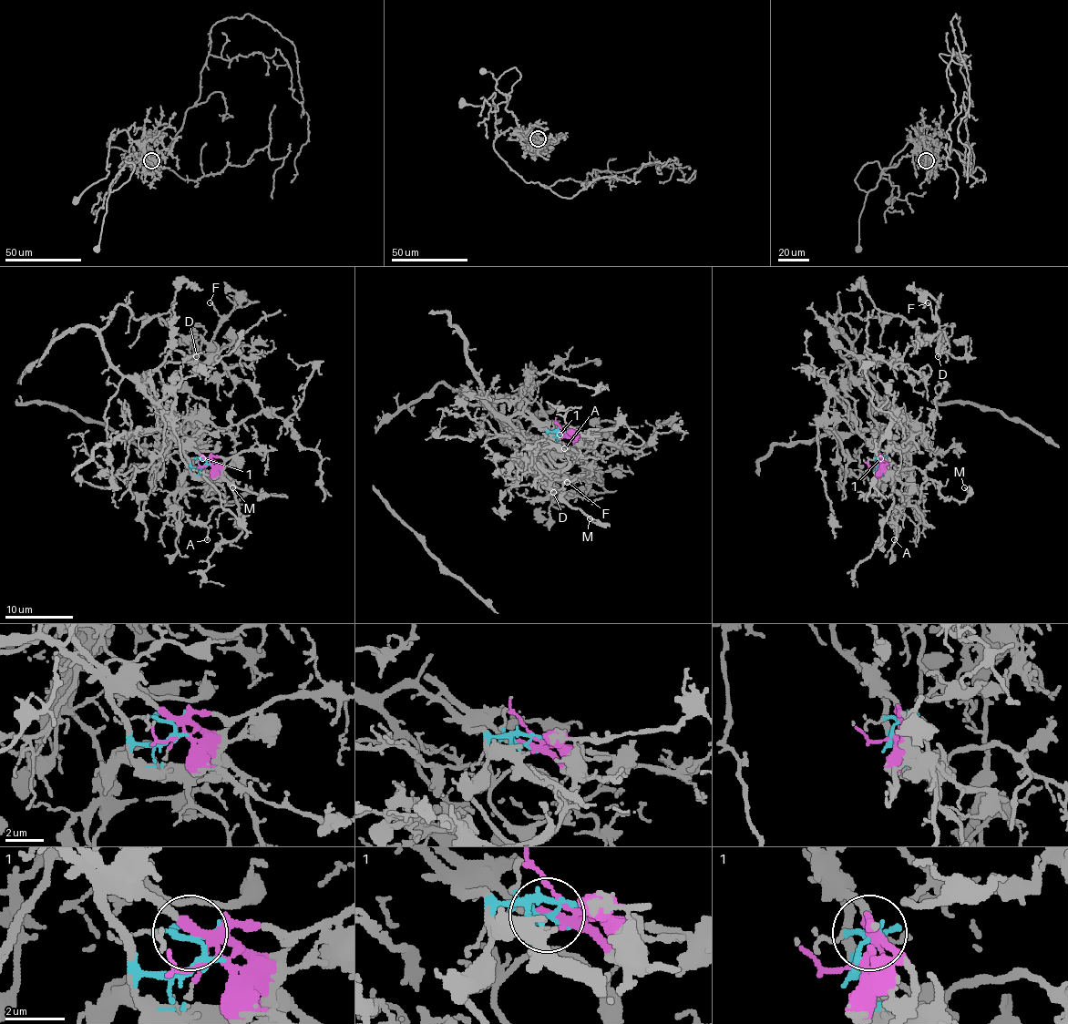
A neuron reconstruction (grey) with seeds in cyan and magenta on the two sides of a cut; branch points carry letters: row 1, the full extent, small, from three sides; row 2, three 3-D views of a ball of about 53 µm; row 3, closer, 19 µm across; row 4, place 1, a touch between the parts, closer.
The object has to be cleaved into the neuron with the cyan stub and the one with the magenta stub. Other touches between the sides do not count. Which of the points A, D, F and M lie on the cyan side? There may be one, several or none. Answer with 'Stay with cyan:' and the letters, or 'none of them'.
Stay with cyan: A, M

